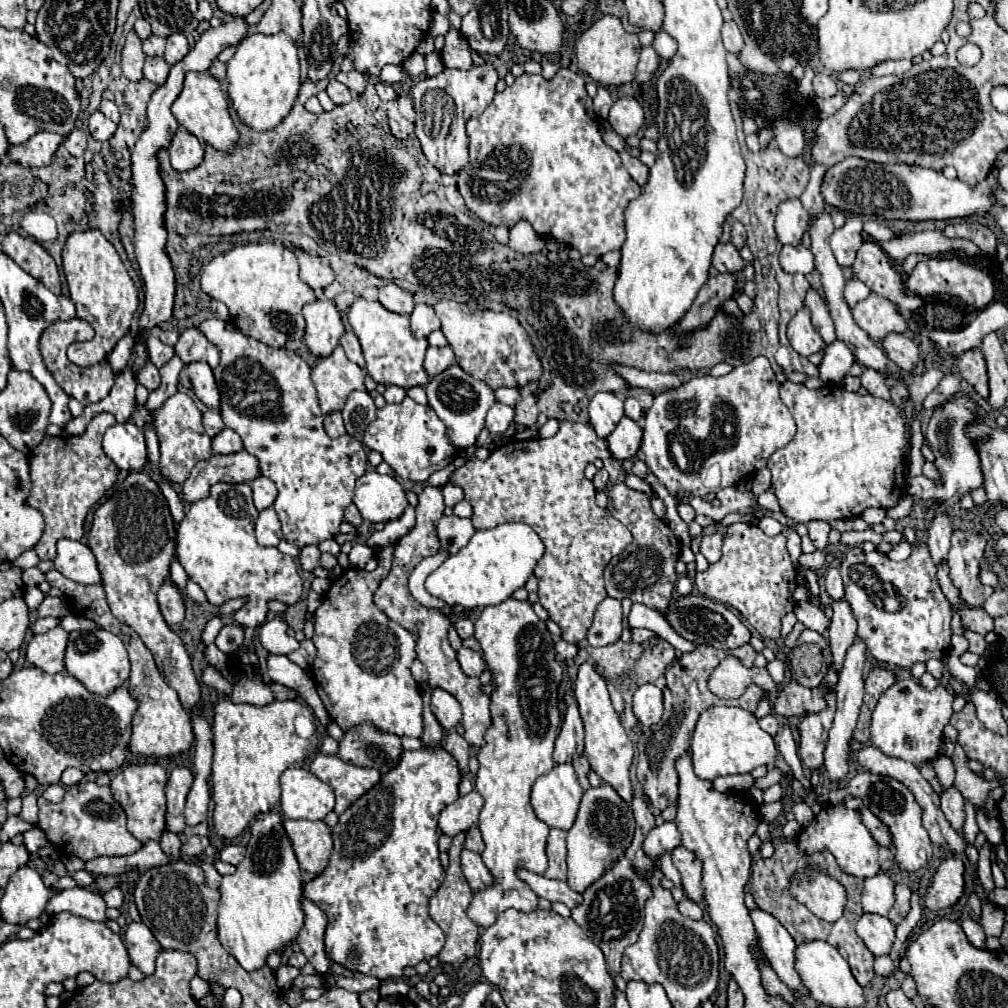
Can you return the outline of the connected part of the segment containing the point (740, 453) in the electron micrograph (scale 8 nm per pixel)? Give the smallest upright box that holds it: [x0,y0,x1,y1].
[640,355,796,499]

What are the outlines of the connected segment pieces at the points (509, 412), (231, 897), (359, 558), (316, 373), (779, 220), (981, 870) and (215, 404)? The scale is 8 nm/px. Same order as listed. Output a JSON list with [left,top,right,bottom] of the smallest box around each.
[[486,403,514,435],[218,811,304,971],[348,543,372,569],[312,345,366,415],[776,199,810,245],[978,843,994,893],[186,363,220,409]]

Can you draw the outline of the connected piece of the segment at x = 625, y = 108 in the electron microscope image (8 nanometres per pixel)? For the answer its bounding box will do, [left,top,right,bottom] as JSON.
[608,99,644,135]

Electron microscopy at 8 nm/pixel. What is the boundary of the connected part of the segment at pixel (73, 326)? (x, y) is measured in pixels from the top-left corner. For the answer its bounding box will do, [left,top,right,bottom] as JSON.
[40,317,116,405]

